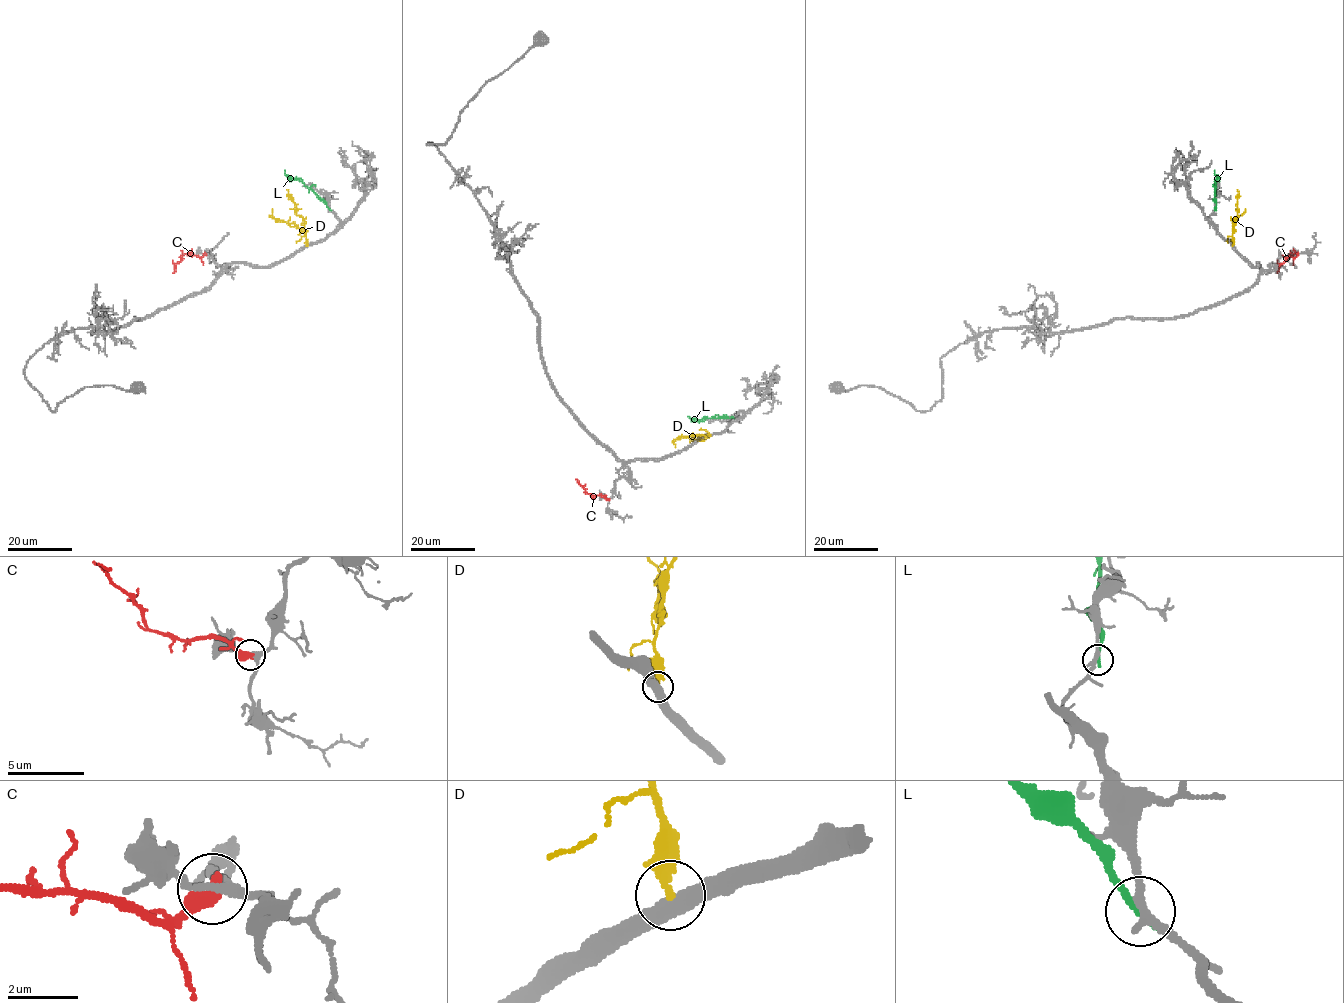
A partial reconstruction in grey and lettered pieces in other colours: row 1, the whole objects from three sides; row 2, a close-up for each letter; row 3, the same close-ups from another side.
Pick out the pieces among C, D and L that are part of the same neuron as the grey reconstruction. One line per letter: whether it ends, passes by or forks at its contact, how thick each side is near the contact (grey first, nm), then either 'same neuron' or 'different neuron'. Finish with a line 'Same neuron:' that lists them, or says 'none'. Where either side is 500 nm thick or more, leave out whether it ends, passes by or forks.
C: calibres 240 and 500 nm; different neuron
D: it ends; calibres 460 and 300 nm; different neuron
L: it ends; calibres 280 and 260 nm; different neuron
Same neuron: none

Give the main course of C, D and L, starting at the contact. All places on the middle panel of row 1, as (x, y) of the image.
C: (608, 499), (591, 495), (576, 479)
D: (710, 434), (679, 436), (672, 441), (675, 447)
L: (732, 418), (694, 420), (687, 416)

